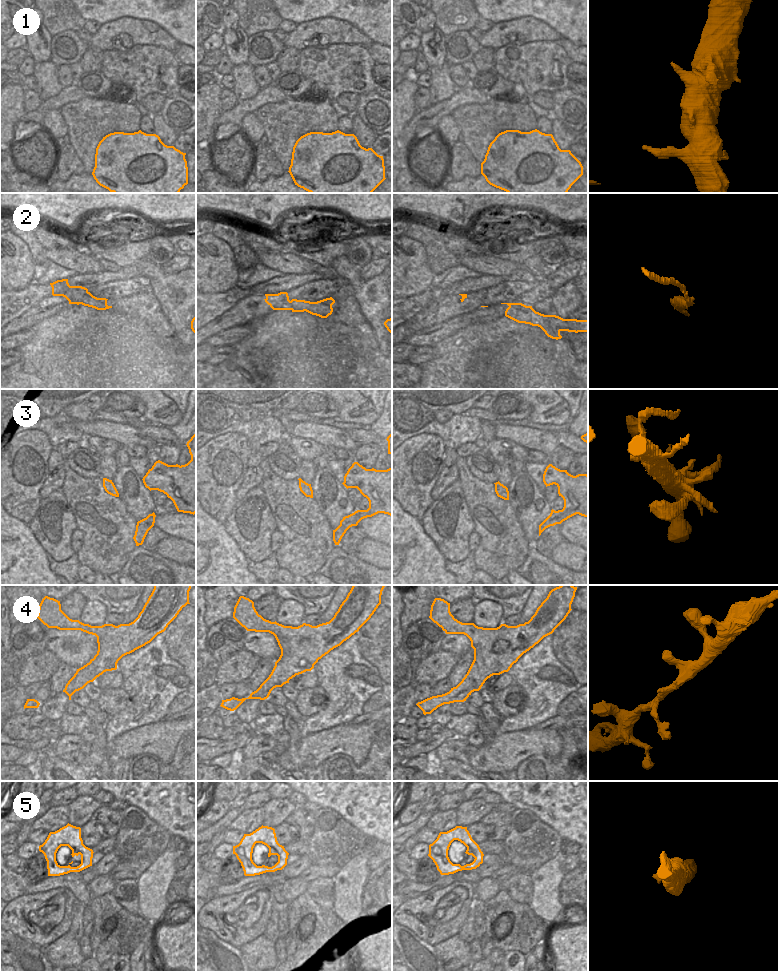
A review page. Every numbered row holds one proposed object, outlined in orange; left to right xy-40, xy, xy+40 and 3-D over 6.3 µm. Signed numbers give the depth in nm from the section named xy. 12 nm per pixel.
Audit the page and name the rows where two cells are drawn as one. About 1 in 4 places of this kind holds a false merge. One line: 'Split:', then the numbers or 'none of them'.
Split: none of them.

